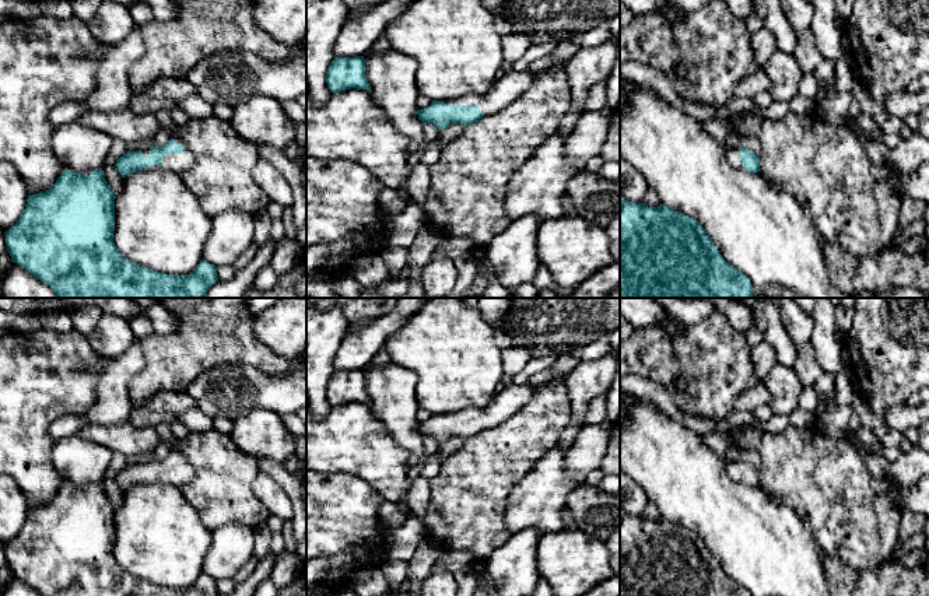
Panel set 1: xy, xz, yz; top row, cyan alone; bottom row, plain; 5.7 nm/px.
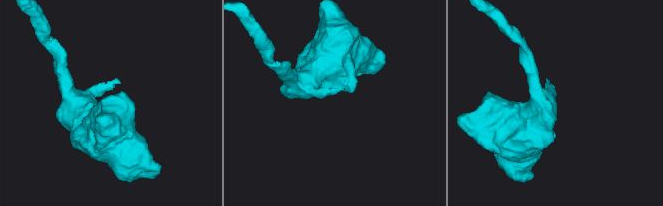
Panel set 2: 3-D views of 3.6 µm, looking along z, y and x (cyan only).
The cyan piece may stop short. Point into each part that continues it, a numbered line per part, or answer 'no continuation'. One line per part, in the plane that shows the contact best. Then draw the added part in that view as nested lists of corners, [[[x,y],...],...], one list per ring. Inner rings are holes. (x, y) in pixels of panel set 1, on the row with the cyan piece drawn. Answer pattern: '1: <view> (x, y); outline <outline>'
1: xy (178, 162); outline [[[172,137],[172,139],[175,139],[178,141],[178,144],[183,146],[186,152],[185,154],[165,154],[162,165],[150,165],[147,169],[150,169],[150,171],[173,171],[173,172],[180,173],[193,165],[194,157],[187,150],[183,140],[179,137]]]

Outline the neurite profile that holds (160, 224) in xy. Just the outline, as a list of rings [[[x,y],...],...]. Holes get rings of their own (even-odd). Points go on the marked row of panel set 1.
[[[143,169],[123,178],[122,192],[115,199],[113,242],[129,260],[154,271],[187,276],[203,260],[203,248],[211,232],[211,217],[201,208],[178,172]]]

